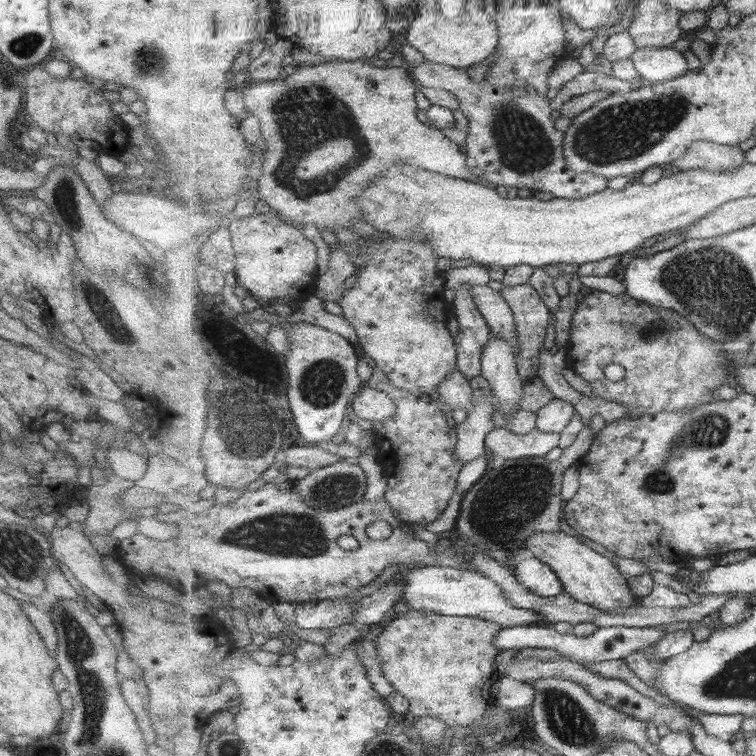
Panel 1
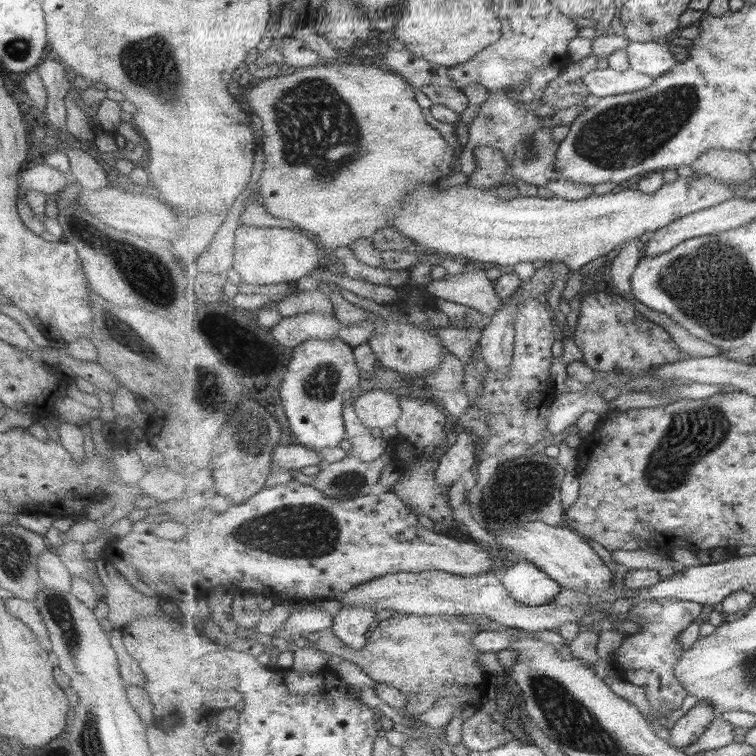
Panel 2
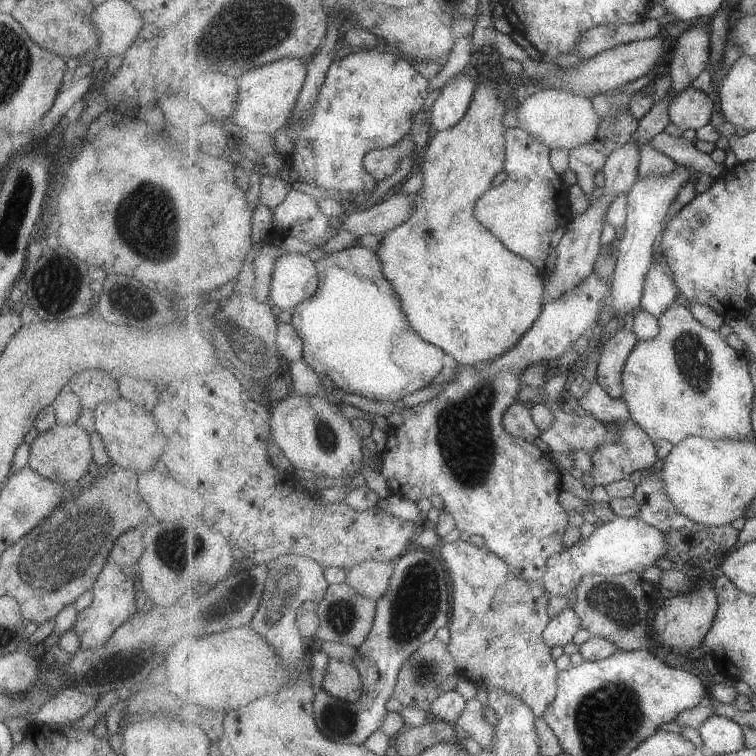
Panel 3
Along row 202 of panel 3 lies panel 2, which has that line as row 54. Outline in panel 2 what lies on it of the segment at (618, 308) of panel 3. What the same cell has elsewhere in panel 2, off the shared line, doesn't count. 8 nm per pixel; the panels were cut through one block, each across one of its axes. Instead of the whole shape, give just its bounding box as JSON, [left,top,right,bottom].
[626,41,679,79]

